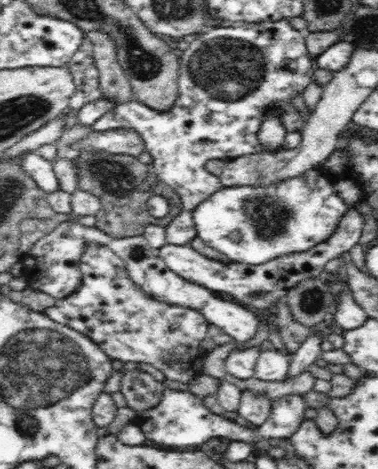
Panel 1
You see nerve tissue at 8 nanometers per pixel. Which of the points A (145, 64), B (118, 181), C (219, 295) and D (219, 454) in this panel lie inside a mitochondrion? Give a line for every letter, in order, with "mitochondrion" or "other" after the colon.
A: mitochondrion
B: mitochondrion
C: other
D: other

